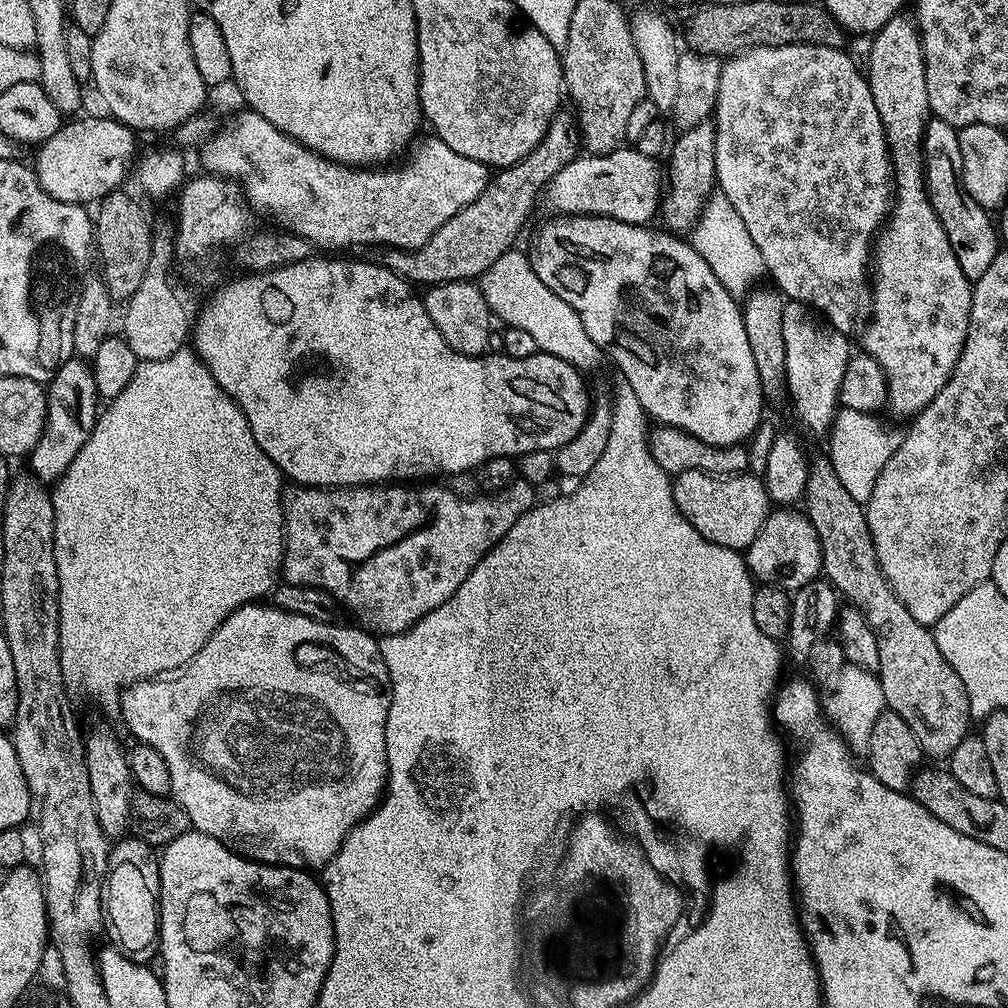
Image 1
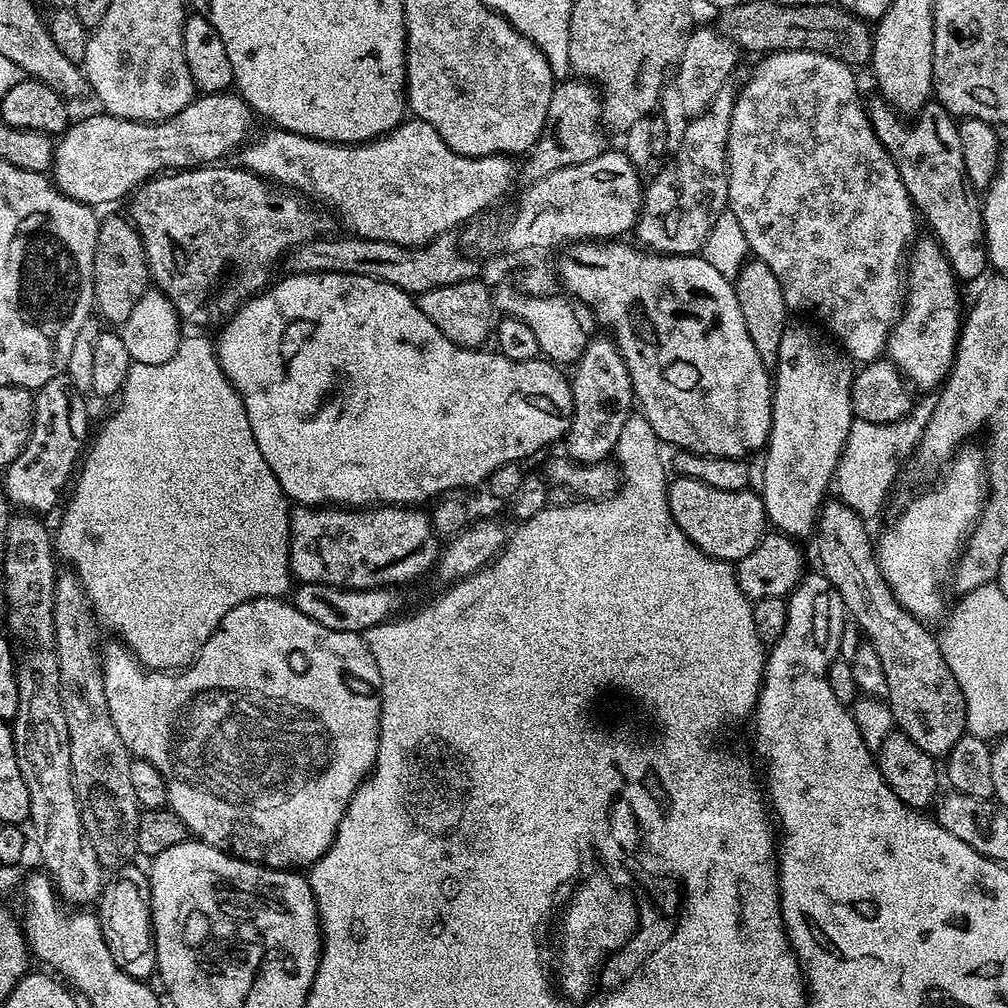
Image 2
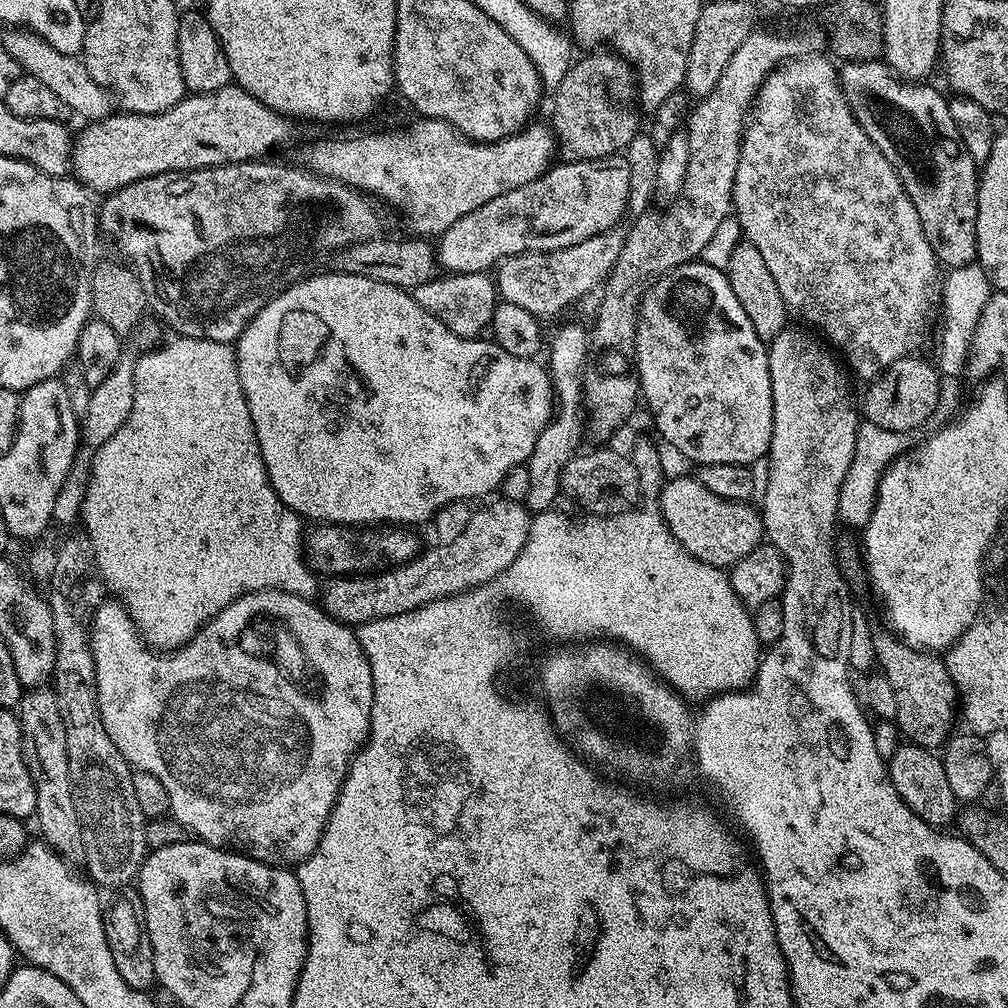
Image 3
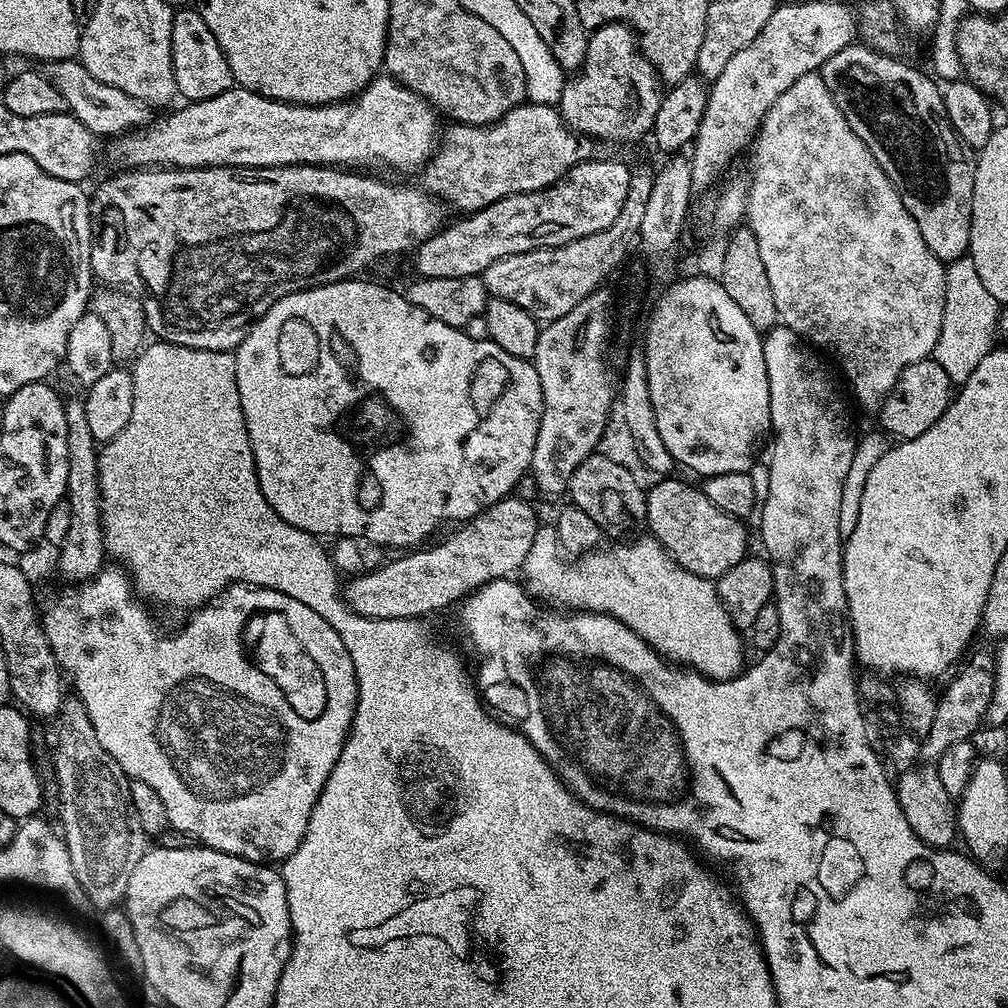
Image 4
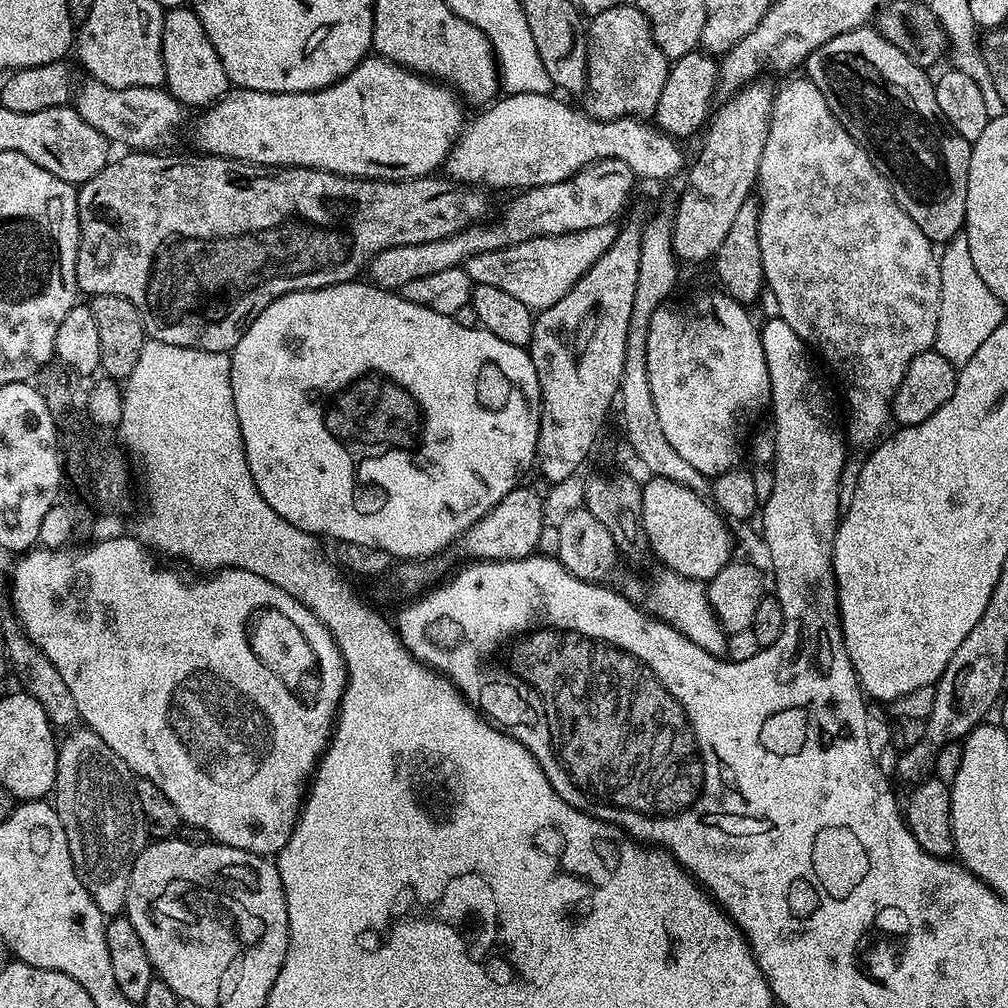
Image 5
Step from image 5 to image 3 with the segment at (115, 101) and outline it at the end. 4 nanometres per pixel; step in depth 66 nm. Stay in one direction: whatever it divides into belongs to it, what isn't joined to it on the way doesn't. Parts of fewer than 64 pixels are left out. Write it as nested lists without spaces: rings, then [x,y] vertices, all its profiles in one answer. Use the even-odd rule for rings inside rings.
[[[19,26],[13,27],[2,40],[2,46],[18,62],[21,73],[38,78],[49,90],[54,90],[62,102],[66,102],[69,113],[85,116],[83,119],[88,122],[105,120],[113,115],[114,97],[107,92],[94,78],[90,78],[90,70],[86,70],[83,59],[80,56],[62,54],[62,50],[54,50],[50,42],[46,42],[36,32],[25,30]]]

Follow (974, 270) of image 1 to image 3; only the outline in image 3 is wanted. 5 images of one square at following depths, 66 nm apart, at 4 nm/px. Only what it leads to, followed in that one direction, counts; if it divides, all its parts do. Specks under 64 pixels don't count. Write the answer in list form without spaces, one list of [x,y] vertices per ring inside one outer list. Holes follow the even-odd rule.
[[[880,60],[847,61],[839,69],[838,75],[840,78],[840,88],[844,91],[844,97],[847,98],[848,105],[852,108],[854,118],[858,118],[858,122],[862,126],[862,130],[866,130],[870,142],[874,142],[874,146],[878,146],[878,150],[886,158],[886,162],[890,162],[890,166],[894,166],[898,178],[904,183],[906,194],[910,198],[910,202],[914,202],[914,210],[918,210],[918,218],[922,222],[922,230],[934,250],[937,261],[941,265],[948,264],[947,267],[949,269],[961,268],[962,266],[973,263],[976,260],[976,219],[978,218],[978,186],[980,185],[978,179],[978,161],[970,154],[970,150],[966,150],[966,146],[954,126],[954,118],[950,118],[949,97],[947,95],[943,96],[938,89],[931,88],[928,82],[909,82],[897,78],[892,69]],[[876,92],[892,93],[889,94],[888,101],[885,104],[876,104]]]

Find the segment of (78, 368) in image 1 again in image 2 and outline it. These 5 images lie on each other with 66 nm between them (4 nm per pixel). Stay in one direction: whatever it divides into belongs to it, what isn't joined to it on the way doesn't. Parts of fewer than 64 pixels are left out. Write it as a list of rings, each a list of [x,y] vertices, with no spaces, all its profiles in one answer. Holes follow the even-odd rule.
[[[67,374],[50,378],[50,382],[46,382],[35,393],[30,438],[22,454],[18,454],[18,458],[14,458],[5,471],[8,473],[4,476],[2,491],[8,495],[9,505],[16,507],[17,504],[20,507],[17,509],[32,514],[45,514],[56,503],[61,503],[60,491],[69,487],[74,469],[90,440],[88,408],[84,402],[85,397],[80,395]]]

